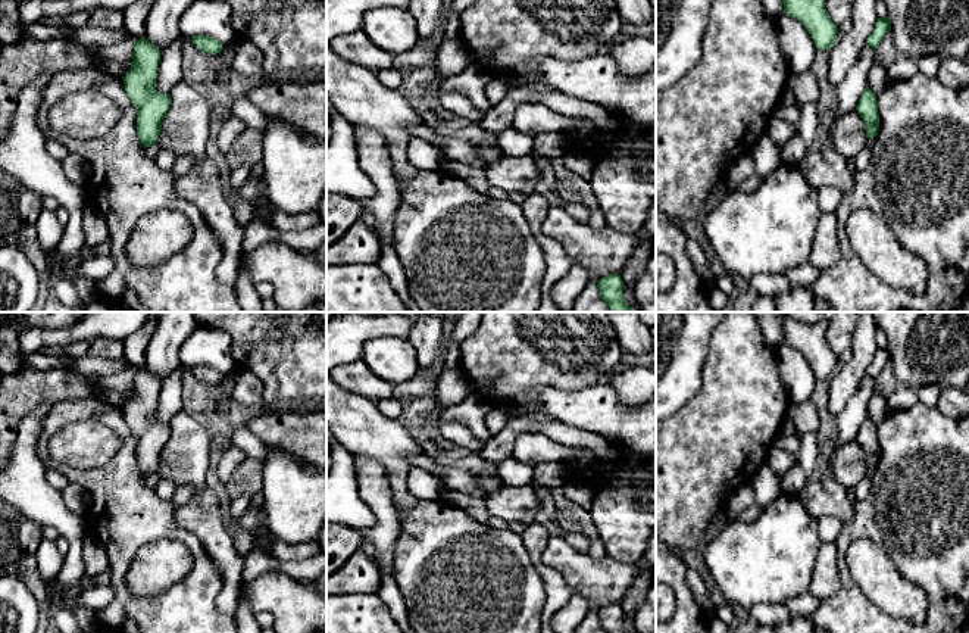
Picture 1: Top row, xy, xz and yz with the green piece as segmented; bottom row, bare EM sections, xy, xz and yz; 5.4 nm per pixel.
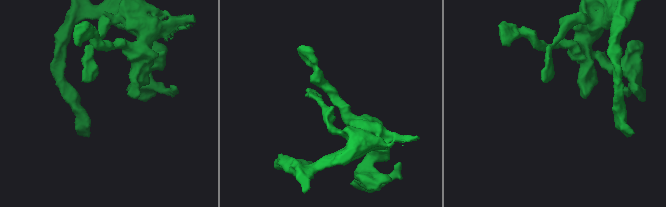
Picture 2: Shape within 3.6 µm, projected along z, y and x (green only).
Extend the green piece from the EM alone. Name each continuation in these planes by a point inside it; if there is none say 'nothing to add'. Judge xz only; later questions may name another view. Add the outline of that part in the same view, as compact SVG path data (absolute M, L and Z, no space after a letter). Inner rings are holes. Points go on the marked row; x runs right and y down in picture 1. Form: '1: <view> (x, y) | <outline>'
nothing to add

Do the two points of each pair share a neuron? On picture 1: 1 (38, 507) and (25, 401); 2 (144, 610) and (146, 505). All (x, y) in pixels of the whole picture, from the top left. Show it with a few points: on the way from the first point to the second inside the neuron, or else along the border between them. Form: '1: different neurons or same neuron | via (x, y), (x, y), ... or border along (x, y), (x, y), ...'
1: different neurons | border along (50, 401), (43, 401), (25, 417), (15, 440)
2: same neuron | via (119, 588), (121, 532)

